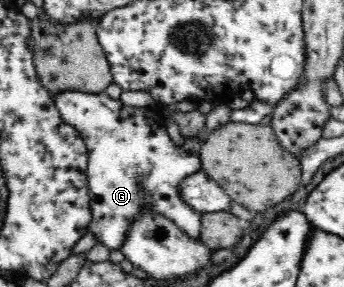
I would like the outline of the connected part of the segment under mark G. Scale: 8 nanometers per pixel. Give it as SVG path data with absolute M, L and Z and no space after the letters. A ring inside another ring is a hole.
M61 91L52 97L60 111L61 119L81 134L88 149L89 160L86 176L92 211L88 231L91 235L95 235L96 243L102 243L111 251L120 249L127 239L127 229L131 227L133 219L139 215L141 209L154 211L170 219L193 240L200 239L201 214L185 203L179 194L179 183L191 173L197 173L202 169L201 160L199 160L200 143L197 136L185 137L183 145L177 147L165 128L166 119L159 103L142 108L127 106L121 100L113 99L105 92L89 94L80 91Z

